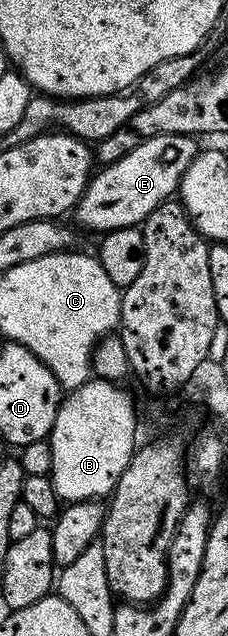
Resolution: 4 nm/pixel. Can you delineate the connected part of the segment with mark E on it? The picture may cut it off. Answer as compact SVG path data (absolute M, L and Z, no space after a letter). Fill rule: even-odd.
M160 134L142 139L127 154L122 153L104 165L107 167L101 172L96 171L90 177L84 193L74 206L74 223L98 234L123 227L138 227L159 204L168 201L178 191L182 176L199 152L196 142L192 135L187 134Z

